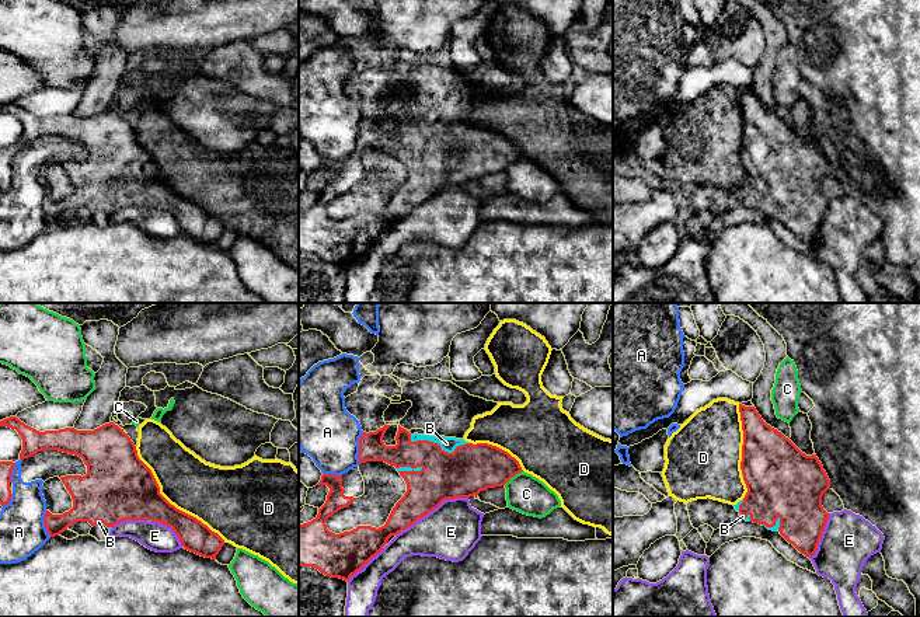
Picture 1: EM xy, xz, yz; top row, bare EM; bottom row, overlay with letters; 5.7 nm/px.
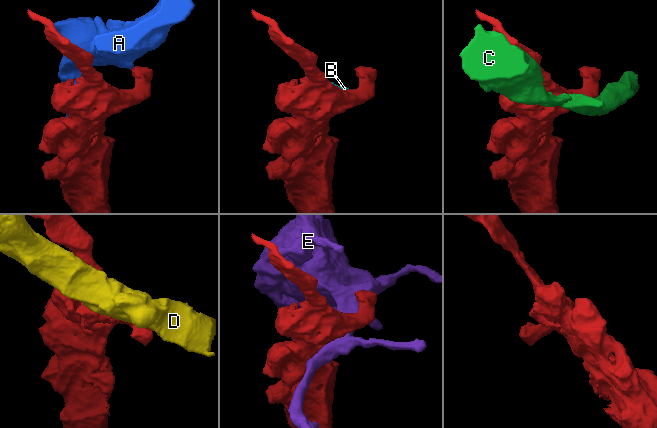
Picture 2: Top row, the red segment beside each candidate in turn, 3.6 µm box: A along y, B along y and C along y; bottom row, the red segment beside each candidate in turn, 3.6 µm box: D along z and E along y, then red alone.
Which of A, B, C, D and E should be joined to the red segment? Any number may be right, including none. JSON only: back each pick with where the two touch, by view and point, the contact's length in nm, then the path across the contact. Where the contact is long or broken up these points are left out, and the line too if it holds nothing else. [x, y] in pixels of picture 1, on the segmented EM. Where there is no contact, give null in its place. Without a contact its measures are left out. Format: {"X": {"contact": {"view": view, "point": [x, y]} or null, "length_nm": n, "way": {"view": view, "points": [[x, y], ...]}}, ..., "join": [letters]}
{"B": {"contact": {"view": "xz", "point": [436, 443]}, "length_nm": 340}, "join": ["B"]}

